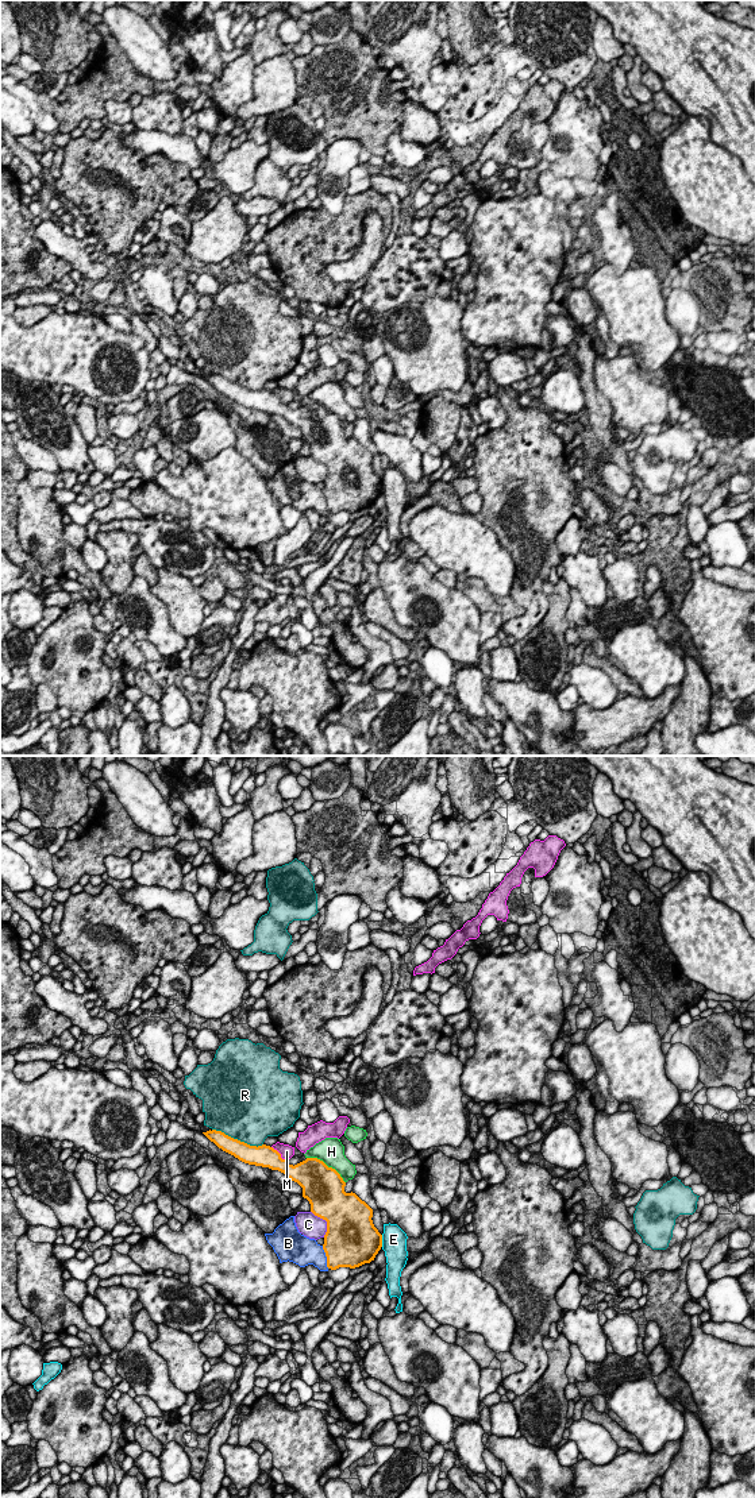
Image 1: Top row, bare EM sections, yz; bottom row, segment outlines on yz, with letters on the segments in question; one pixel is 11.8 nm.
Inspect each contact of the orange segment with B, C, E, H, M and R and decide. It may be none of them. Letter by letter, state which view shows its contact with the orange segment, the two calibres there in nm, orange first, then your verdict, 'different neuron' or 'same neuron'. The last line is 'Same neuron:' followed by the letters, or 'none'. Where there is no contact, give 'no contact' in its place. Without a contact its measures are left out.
B: contact in yz; calibres 480 and 320 nm; different neuron
C: contact in yz; calibres 500 and 280 nm; different neuron
E: contact in yz; calibres 480 and 280 nm; different neuron
H: contact in yz; calibres 480 and 320 nm; different neuron
M: contact in yz; calibres 260 and 170 nm; different neuron
R: contact in yz; calibres 220 and 500 nm; different neuron
Same neuron: none

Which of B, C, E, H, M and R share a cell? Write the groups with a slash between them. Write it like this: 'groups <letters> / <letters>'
groups B H / C / E / M / R

